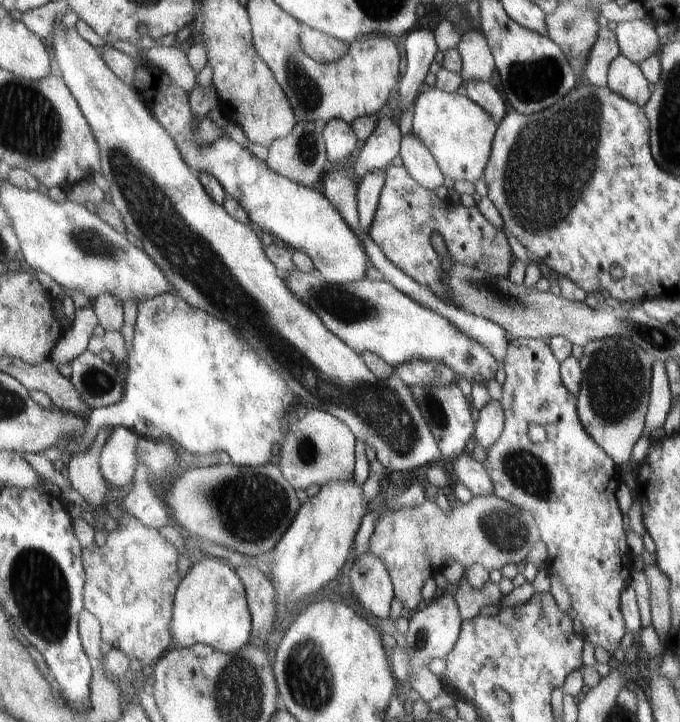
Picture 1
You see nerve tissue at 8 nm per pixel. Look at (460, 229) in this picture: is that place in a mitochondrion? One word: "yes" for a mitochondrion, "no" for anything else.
no

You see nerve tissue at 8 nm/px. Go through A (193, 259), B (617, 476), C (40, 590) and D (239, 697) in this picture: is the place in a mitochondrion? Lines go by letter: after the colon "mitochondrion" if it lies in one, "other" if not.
A: mitochondrion
B: other
C: mitochondrion
D: mitochondrion

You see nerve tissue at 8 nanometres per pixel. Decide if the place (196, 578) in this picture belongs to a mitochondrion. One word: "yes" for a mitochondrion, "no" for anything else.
no

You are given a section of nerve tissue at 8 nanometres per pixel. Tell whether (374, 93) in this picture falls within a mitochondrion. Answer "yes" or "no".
no

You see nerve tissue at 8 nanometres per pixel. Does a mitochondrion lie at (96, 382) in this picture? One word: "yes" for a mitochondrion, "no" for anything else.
yes

